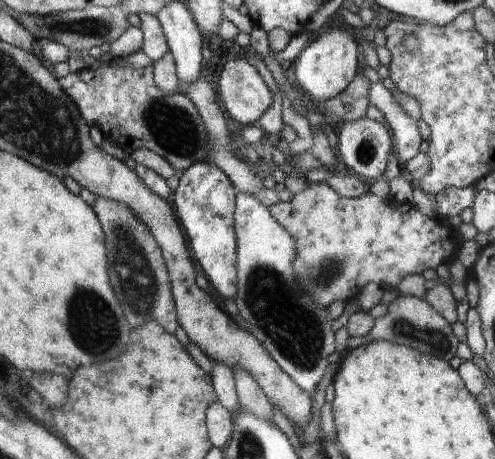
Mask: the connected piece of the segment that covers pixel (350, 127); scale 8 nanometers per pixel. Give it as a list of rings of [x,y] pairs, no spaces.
[[[364,116],[358,121],[342,123],[338,132],[338,152],[347,169],[362,180],[371,182],[384,175],[390,154],[395,154],[393,139],[382,123]]]

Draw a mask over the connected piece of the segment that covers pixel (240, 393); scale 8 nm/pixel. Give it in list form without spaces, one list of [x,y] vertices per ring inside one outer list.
[[[236,367],[233,370],[233,378],[239,408],[273,422],[271,403],[254,378],[241,367]]]

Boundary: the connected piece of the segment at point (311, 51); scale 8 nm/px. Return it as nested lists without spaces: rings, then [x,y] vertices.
[[[332,28],[316,38],[290,66],[291,80],[300,90],[318,101],[326,101],[341,94],[354,80],[361,65],[362,46],[348,30]]]

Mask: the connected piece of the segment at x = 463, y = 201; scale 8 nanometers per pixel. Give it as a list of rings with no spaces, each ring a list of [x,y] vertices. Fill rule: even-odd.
[[[474,185],[463,188],[449,187],[431,198],[438,204],[438,217],[449,220],[451,217],[460,216],[465,209],[472,207],[477,192]]]

